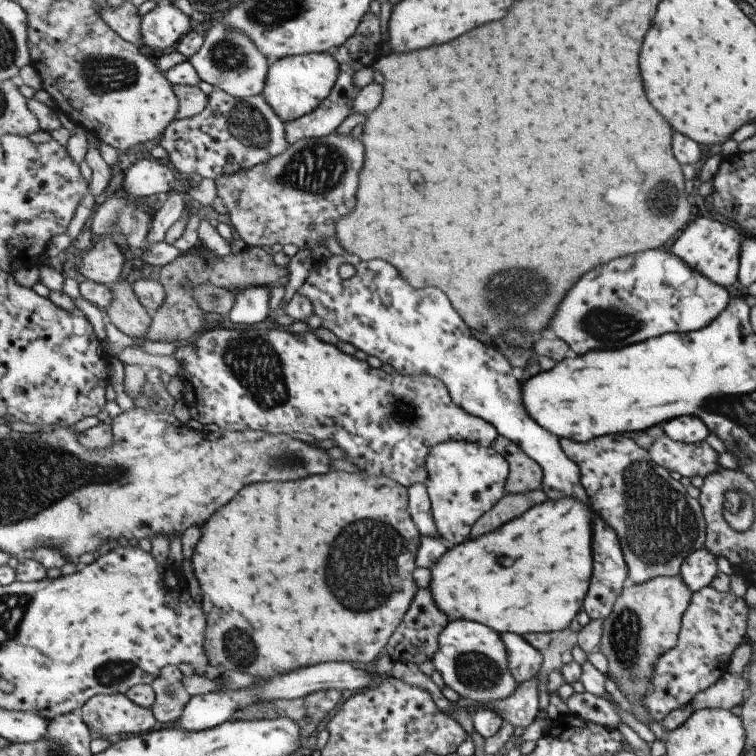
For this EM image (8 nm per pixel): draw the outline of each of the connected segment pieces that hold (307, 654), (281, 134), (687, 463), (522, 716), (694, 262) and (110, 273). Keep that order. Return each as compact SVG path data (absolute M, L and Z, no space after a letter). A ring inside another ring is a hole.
M331 471L293 482L253 483L244 486L232 501L222 506L200 529L202 537L196 546L191 567L200 586L201 606L208 619L204 642L206 655L209 666L216 668L220 674L225 671L243 671L258 677L277 677L328 662L354 663L371 668L385 653L389 639L404 621L418 591L413 571L418 567L416 558L422 534L410 513L408 488L385 475L376 477L365 472ZM281 508L297 516L275 516L277 510L281 512Z
M214 89L208 101L201 114L188 119L176 118L158 141L169 154L171 166L177 173L199 174L215 180L269 162L290 147L284 120L263 95L240 99Z
M661 435L649 447L648 455L659 466L680 476L707 476L720 470L718 454L707 445L706 441L682 443Z
M537 678L520 684L517 692L505 701L489 703L505 721L513 726L531 726L539 714L540 690L537 690Z
M703 216L689 222L679 236L673 240L668 251L680 258L690 269L696 270L702 277L708 278L713 284L727 288L737 280L738 252L741 234L735 228L721 224L713 218Z
M103 237L94 243L90 251L82 254L79 272L98 283L110 286L119 283L125 266L122 246L113 237Z

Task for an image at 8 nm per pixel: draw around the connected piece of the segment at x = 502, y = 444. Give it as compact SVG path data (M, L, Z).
M500 435L494 447L508 459L512 472L508 476L507 493L523 494L543 488L545 469L516 442Z

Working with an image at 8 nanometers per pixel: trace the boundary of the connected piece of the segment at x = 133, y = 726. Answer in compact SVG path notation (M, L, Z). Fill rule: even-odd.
M125 693L95 695L80 714L91 731L103 736L145 734L160 727L153 709L133 702Z

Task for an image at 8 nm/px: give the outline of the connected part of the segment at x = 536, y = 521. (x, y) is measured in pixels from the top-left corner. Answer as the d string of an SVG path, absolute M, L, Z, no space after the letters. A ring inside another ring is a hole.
M564 498L559 500L548 499L543 504L529 509L522 517L503 525L500 529L480 537L470 537L469 540L460 545L450 546L448 551L438 560L438 563L431 567L432 579L431 590L437 603L437 606L443 611L451 621L465 619L468 621L477 621L496 630L499 634L517 633L521 636L533 633L552 633L560 631L571 626L575 616L584 610L585 592L591 576L591 524L589 524L589 514L584 502L574 498Z

